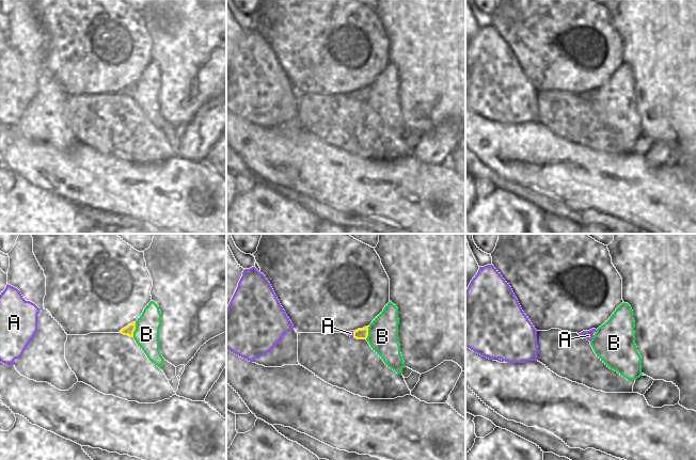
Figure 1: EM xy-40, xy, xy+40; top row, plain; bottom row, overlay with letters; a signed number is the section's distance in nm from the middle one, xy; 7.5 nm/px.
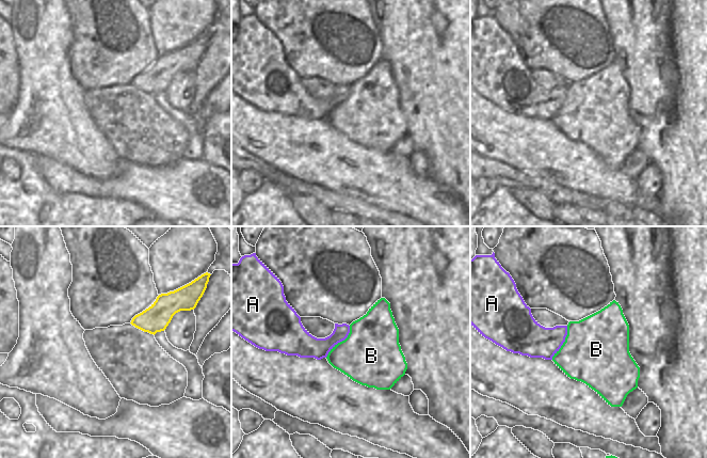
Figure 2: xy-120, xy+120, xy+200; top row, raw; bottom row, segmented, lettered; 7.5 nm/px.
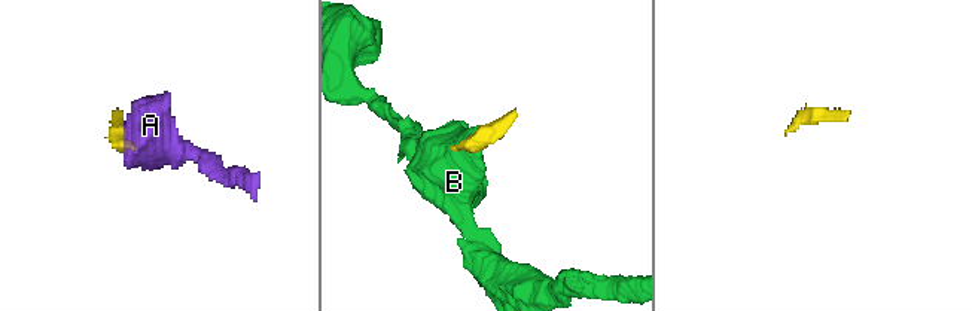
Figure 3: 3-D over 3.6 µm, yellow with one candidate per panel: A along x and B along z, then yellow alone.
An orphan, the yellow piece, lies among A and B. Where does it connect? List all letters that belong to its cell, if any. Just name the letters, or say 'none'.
A.

